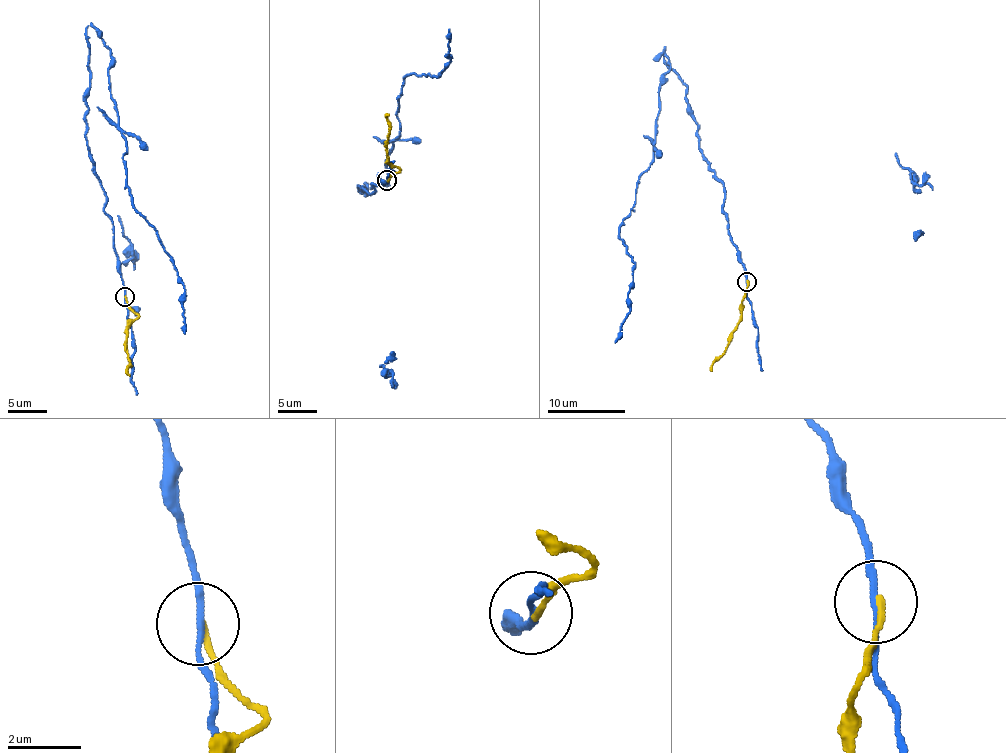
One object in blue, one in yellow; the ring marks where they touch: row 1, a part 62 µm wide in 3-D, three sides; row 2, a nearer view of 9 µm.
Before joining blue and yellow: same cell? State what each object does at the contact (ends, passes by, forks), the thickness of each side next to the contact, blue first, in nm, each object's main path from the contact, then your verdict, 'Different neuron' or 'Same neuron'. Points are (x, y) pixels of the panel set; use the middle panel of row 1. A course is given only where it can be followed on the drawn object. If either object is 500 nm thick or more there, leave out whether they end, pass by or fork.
At the ring blue passes by. At the ring yellow ends. Thickness 140 nm (blue) against 170 nm. Course of blue: (386, 180), (371, 184), (371, 195), (359, 192), (388, 184), (404, 77), (437, 77), (450, 61), (450, 29). Course of yellow: (386, 181), (399, 169), (388, 162), (385, 147), (389, 114). Different neuron

